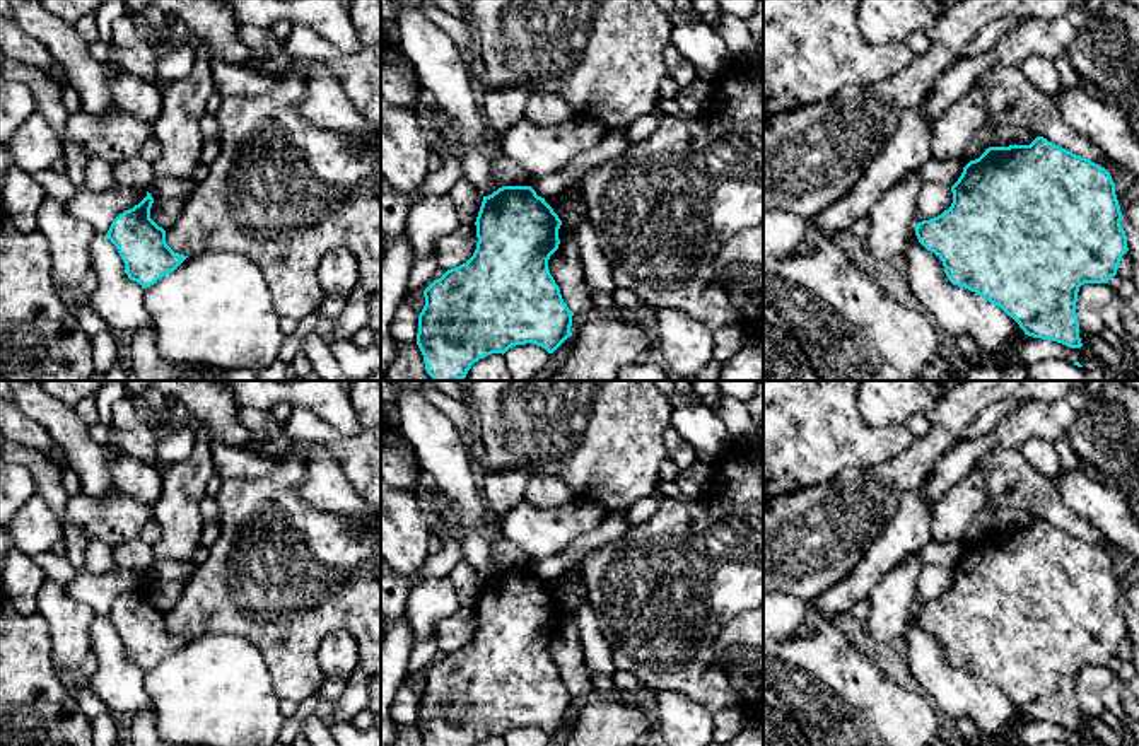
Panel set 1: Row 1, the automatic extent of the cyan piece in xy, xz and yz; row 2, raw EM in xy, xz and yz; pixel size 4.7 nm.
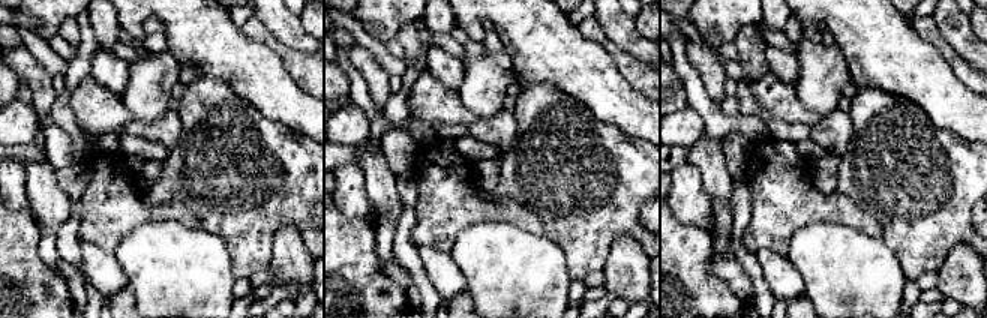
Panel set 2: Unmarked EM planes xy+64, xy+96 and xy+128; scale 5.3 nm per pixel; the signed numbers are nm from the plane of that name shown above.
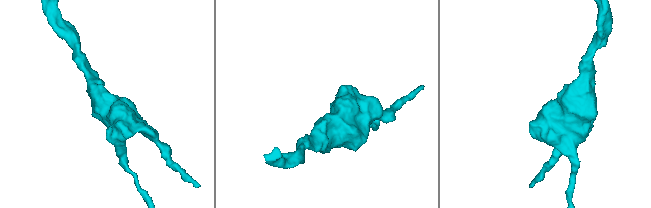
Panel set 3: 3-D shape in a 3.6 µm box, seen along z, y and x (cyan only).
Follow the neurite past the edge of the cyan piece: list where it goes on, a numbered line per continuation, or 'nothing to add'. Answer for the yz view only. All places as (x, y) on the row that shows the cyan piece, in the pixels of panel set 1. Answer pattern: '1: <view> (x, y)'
nothing to add

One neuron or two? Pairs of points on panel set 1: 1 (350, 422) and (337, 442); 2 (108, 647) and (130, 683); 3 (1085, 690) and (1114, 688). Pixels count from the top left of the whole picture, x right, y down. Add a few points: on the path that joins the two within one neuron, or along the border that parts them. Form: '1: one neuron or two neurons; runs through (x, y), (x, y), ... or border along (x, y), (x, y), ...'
1: two neurons; border along (309, 410), (345, 434), (359, 434), (362, 431)
2: one neuron; runs through (110, 656), (111, 664), (122, 675)
3: two neurons; border along (1114, 676), (1103, 692), (1103, 709)

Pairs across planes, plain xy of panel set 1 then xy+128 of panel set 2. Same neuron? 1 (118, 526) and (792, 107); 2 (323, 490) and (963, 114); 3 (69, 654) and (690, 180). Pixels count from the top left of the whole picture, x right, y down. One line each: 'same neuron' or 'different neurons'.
1: same neuron
2: same neuron
3: different neurons

